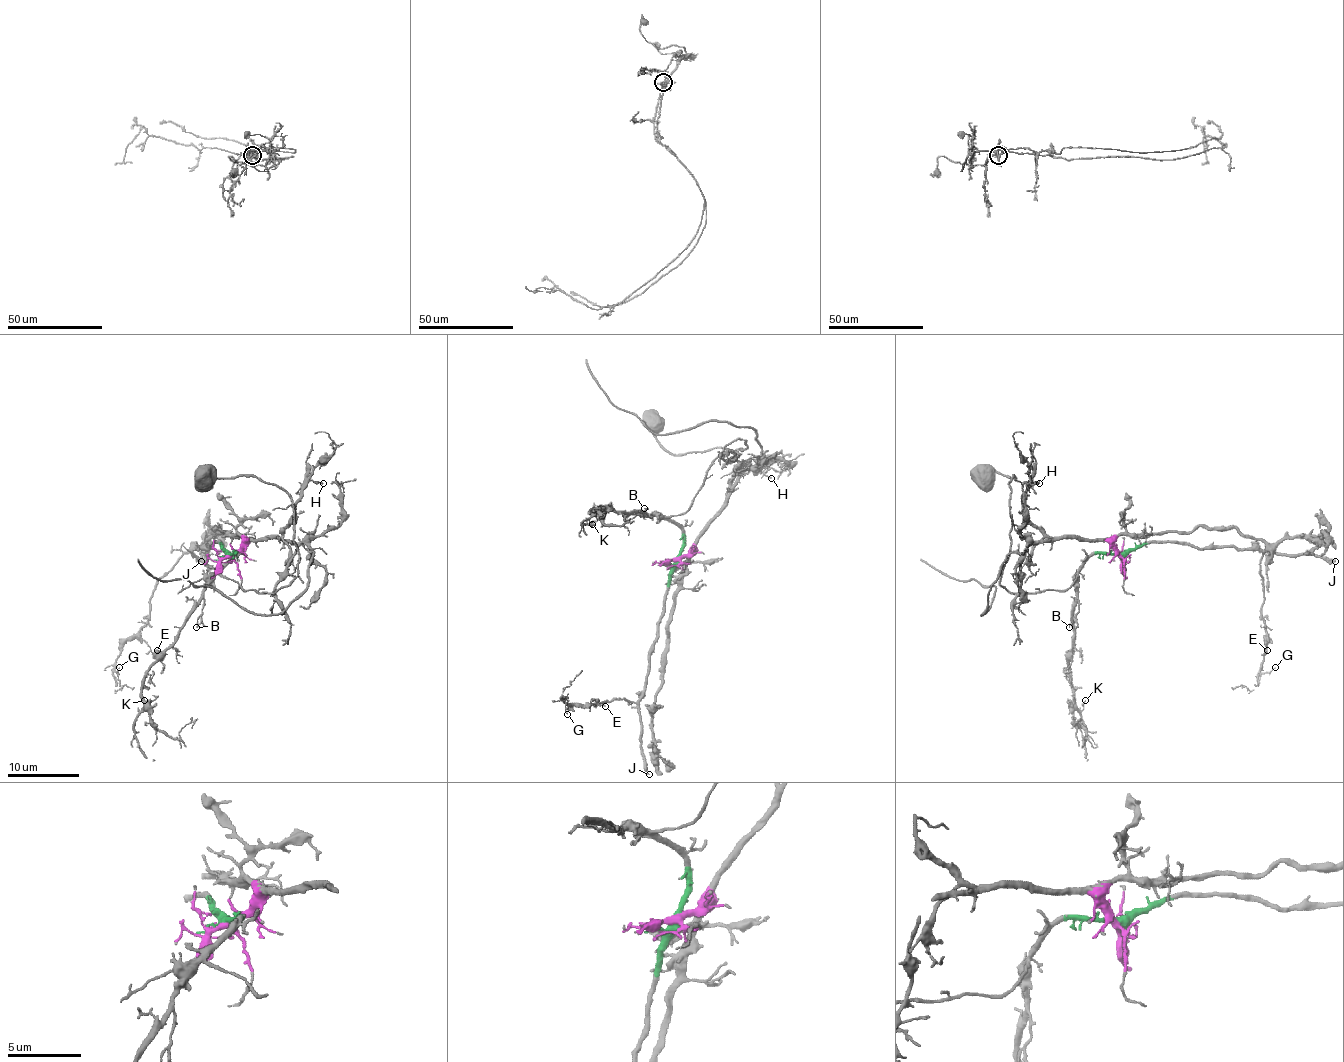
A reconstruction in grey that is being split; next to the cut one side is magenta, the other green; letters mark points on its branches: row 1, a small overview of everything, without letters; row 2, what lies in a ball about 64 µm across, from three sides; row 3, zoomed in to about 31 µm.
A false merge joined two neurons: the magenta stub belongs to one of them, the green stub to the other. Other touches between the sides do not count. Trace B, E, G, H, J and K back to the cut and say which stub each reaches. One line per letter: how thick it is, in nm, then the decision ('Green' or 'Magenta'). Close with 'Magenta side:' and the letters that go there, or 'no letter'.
B: Thickness 120 nm. Green
E: Thickness 90 nm. Green
G: Thickness 70 nm. Green
H: Thickness 140 nm. Magenta
J: Thickness 300 nm. Green
K: Thickness 120 nm. Green
Magenta side: H

